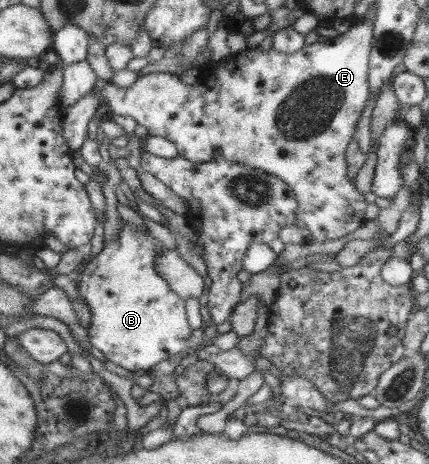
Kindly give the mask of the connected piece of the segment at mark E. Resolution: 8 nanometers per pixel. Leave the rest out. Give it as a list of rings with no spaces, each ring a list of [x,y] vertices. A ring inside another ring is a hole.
[[[363,18],[358,22],[352,21],[350,28],[345,33],[339,34],[334,38],[329,38],[326,41],[317,41],[310,45],[305,44],[299,51],[292,54],[281,53],[273,46],[270,49],[264,49],[261,46],[256,46],[252,49],[247,47],[240,54],[232,54],[226,66],[209,64],[205,67],[199,67],[199,77],[193,85],[185,84],[177,74],[172,74],[171,72],[150,72],[139,76],[128,89],[119,87],[113,83],[98,82],[93,90],[95,90],[96,96],[105,104],[105,109],[111,109],[114,115],[133,117],[139,125],[147,128],[149,132],[148,136],[161,137],[174,143],[179,156],[193,163],[207,163],[217,157],[221,157],[233,163],[262,169],[269,172],[272,176],[279,178],[295,193],[295,199],[298,203],[295,224],[301,227],[301,229],[310,231],[310,235],[315,242],[323,243],[343,237],[348,233],[353,233],[353,231],[359,229],[367,221],[365,219],[365,209],[368,204],[365,202],[365,196],[355,187],[355,178],[348,177],[347,175],[345,156],[347,146],[357,131],[357,121],[359,121],[361,112],[370,95],[368,91],[368,65],[373,38],[372,21],[369,18]]]

